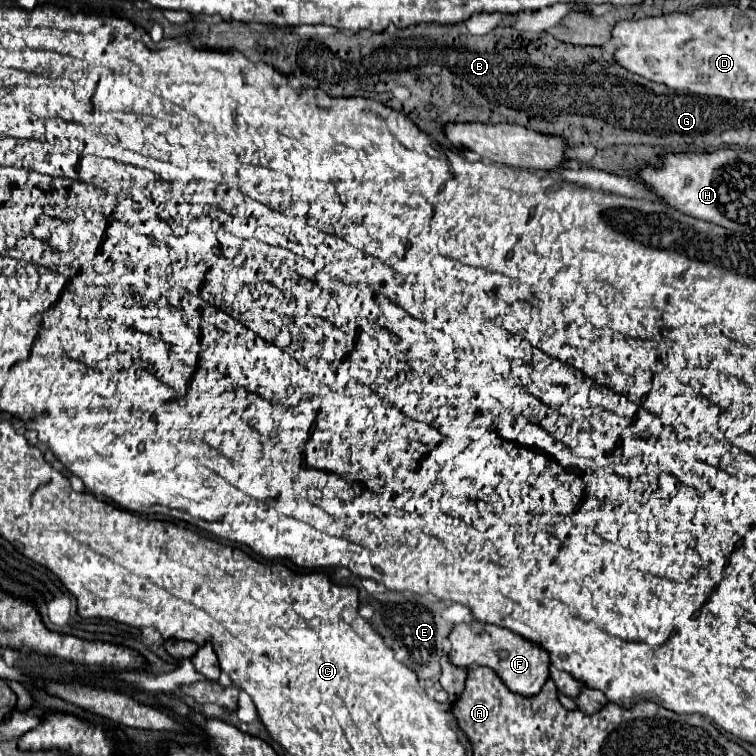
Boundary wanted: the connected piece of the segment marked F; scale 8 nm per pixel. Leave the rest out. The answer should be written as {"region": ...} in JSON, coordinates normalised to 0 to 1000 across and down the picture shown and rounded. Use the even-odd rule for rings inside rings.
{"region":[[[635,821],[608,824],[598,829],[593,848],[595,853],[590,858],[590,866],[598,880],[614,885],[624,880],[648,882],[677,917],[685,917],[690,922],[709,919],[725,898],[725,882],[728,882],[725,864],[720,864],[720,858],[704,853],[701,848],[685,845],[672,832],[661,832],[656,827],[640,827]]]}

